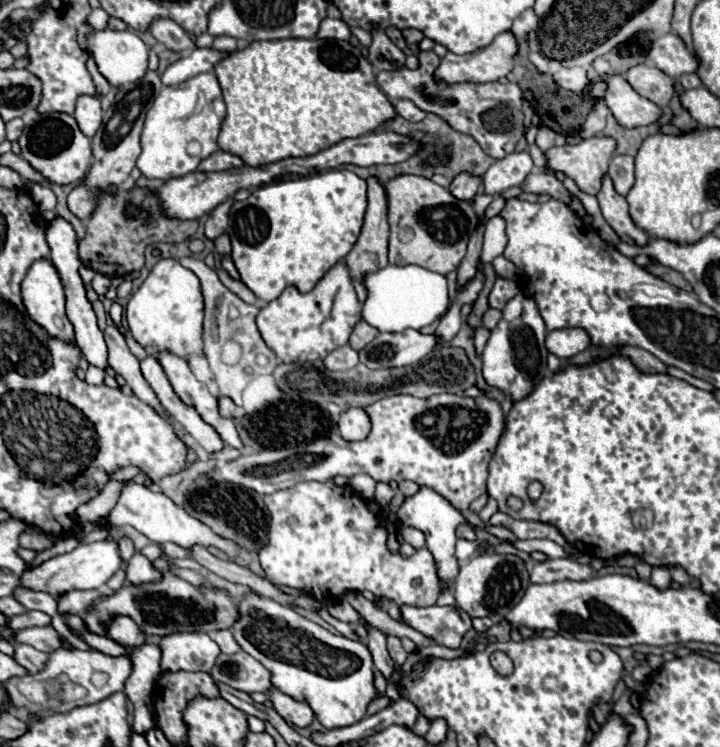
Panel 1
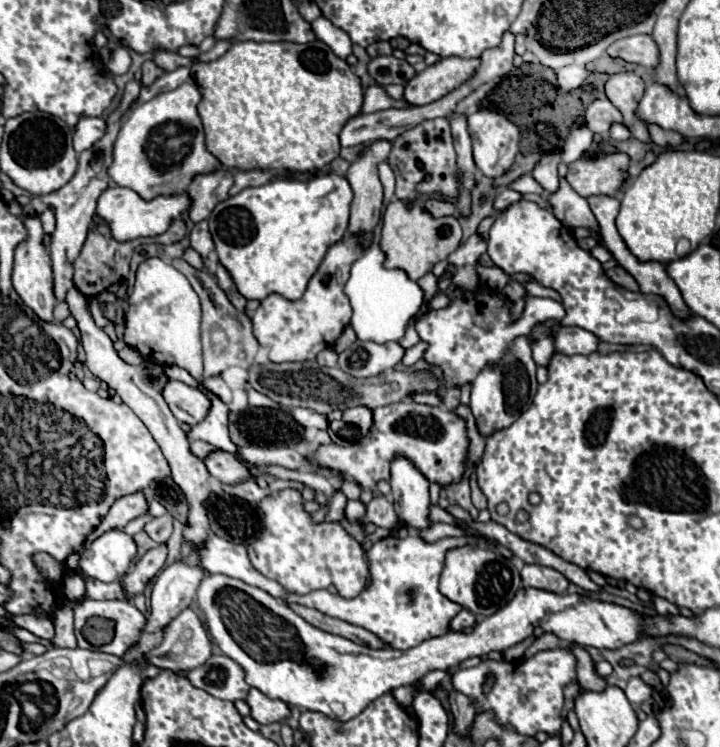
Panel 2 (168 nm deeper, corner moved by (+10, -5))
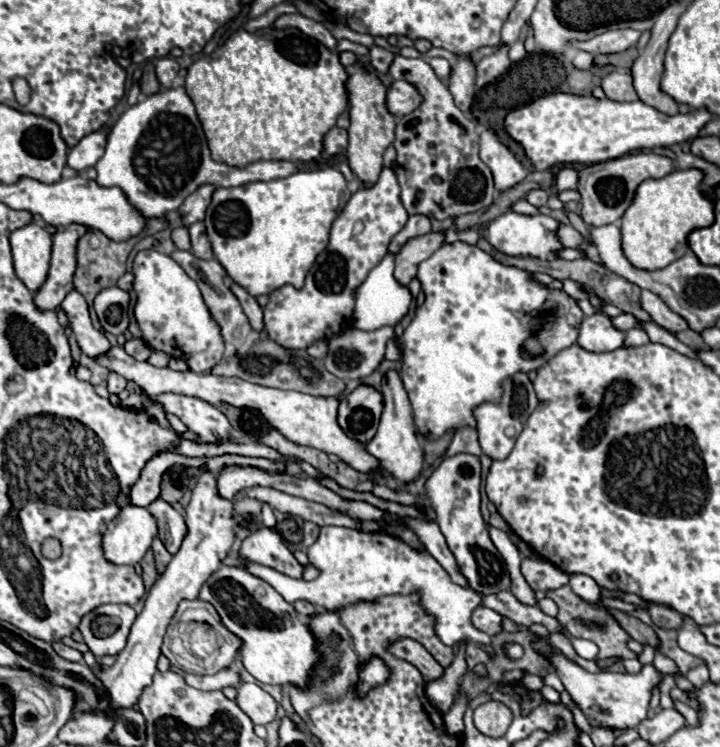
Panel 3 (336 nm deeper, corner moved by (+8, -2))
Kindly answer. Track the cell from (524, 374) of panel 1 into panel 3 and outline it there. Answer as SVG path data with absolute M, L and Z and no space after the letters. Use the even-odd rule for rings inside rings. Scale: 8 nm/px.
M514 375L512 379L504 381L504 395L498 405L482 403L480 407L476 407L476 411L474 411L476 423L478 423L476 429L478 429L480 447L482 447L484 455L488 455L492 461L506 459L512 453L514 441L520 435L520 431L524 429L526 419L536 409L536 403L538 403L538 399L534 395L534 387L532 387L532 381L528 379L528 375Z

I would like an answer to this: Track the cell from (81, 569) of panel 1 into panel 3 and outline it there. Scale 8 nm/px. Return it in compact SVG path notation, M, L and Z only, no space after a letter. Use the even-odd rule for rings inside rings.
M128 503L104 533L104 557L116 565L136 565L158 535L158 525L146 507Z

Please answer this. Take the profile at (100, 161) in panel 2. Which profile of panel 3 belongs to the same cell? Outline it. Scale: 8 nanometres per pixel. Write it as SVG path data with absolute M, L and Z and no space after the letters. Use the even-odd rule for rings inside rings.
M84 225L66 227L66 231L54 233L52 257L48 277L38 291L34 291L34 305L42 311L56 309L64 295L72 291L72 275L76 271L76 241L86 233Z

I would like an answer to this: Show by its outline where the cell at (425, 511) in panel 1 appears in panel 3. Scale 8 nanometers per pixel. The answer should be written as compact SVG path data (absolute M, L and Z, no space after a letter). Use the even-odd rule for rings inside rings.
M394 369L386 371L386 375L382 377L380 393L384 399L382 419L380 419L380 427L378 427L376 437L368 443L368 451L372 455L376 455L376 459L380 459L380 463L382 463L382 467L400 483L414 481L424 467L424 453L422 453L414 423L412 423L412 409L410 409L408 395L404 391L404 385L402 385L398 371L394 371Z

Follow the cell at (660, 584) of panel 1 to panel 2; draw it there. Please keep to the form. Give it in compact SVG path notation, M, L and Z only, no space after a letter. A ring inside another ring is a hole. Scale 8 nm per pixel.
M650 594L650 596L652 596L652 606L658 614L678 614L678 608L672 602L668 602L666 598L660 598L656 594Z

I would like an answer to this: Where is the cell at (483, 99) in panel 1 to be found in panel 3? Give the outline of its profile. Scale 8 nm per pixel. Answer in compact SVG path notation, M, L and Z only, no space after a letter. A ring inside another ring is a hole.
M484 131L480 135L480 159L492 169L498 191L512 189L528 175L514 153L504 147L492 131Z

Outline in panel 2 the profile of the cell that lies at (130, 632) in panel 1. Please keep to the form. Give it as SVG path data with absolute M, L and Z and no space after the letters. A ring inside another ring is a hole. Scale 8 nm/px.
M86 598L74 608L74 632L76 632L80 648L102 650L108 654L122 656L138 644L138 638L140 638L140 632L144 626L146 626L146 616L124 600L102 600L100 602L100 600ZM94 616L110 620L114 624L112 642L96 646L84 638L82 630L86 626L86 622Z

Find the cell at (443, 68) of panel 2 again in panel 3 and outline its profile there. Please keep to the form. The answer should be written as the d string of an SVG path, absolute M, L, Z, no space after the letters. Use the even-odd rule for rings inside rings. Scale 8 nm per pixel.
M392 81L386 91L388 113L392 113L394 117L408 115L416 109L416 103L420 103L420 93L408 81Z

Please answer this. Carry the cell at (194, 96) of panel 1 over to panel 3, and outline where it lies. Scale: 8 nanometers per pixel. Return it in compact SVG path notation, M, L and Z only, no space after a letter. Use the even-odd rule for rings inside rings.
M184 87L178 89L160 89L156 95L144 97L136 105L128 107L120 119L110 127L106 135L106 151L96 163L96 183L100 187L118 187L126 195L128 203L140 211L142 217L154 219L154 217L164 217L166 213L174 211L180 207L180 203L194 193L200 185L214 185L214 187L238 187L244 183L252 181L272 181L272 179L284 179L290 177L292 173L298 171L298 163L294 161L256 161L250 163L244 169L230 167L224 163L216 163L210 157L210 149L206 145L206 137L202 131L202 125L196 117L194 105L190 97L186 95Z

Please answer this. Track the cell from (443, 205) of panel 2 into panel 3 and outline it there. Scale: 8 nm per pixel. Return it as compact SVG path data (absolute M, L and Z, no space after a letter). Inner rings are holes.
M412 215L408 219L408 223L404 225L404 229L398 235L392 237L390 247L388 247L388 253L396 255L406 241L410 241L414 237L420 237L420 235L426 235L426 233L430 233L430 219L424 217L424 215Z

